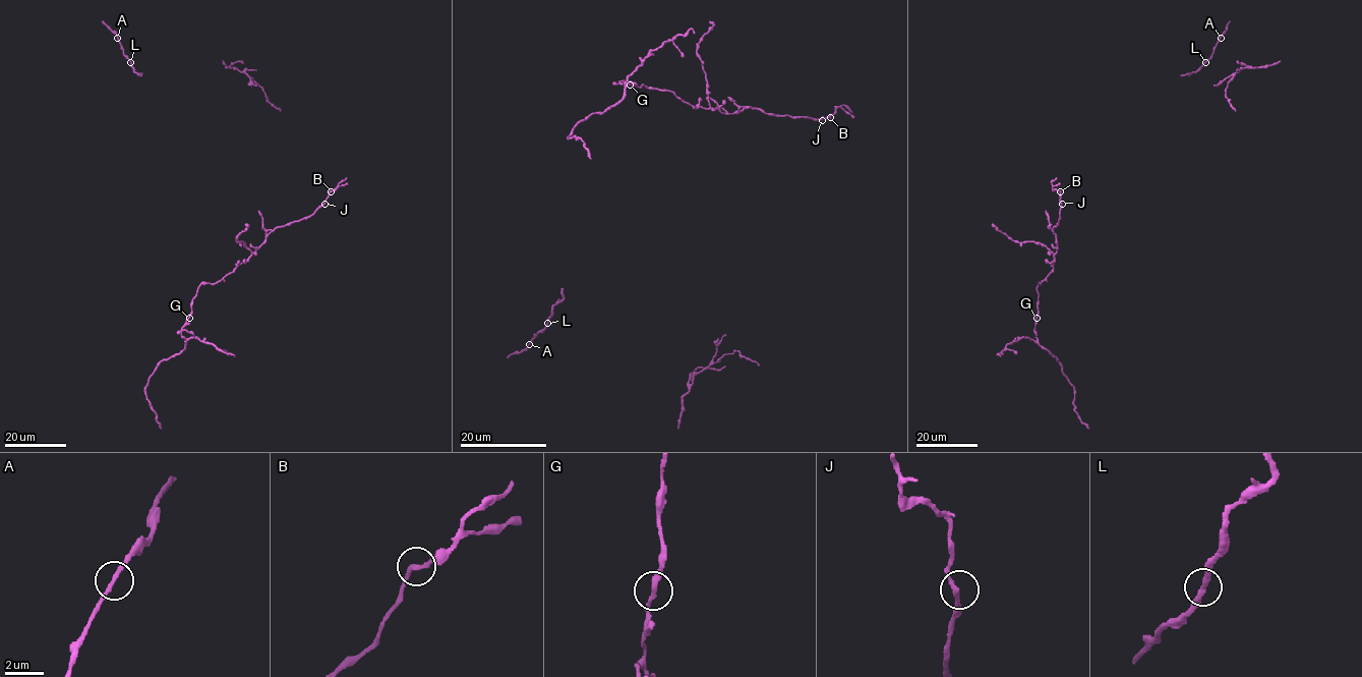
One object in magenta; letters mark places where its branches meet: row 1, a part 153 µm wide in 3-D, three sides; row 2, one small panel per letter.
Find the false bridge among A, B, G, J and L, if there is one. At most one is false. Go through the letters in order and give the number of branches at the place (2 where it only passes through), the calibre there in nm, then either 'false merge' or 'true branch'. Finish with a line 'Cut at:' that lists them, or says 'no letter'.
A: 2 | 240 nm | true branch
B: 2 | 240 nm | true branch
G: 2 | 240 nm | true branch
J: 2 | 220 nm | true branch
L: 2 | 240 nm | true branch
Cut at: no letter

